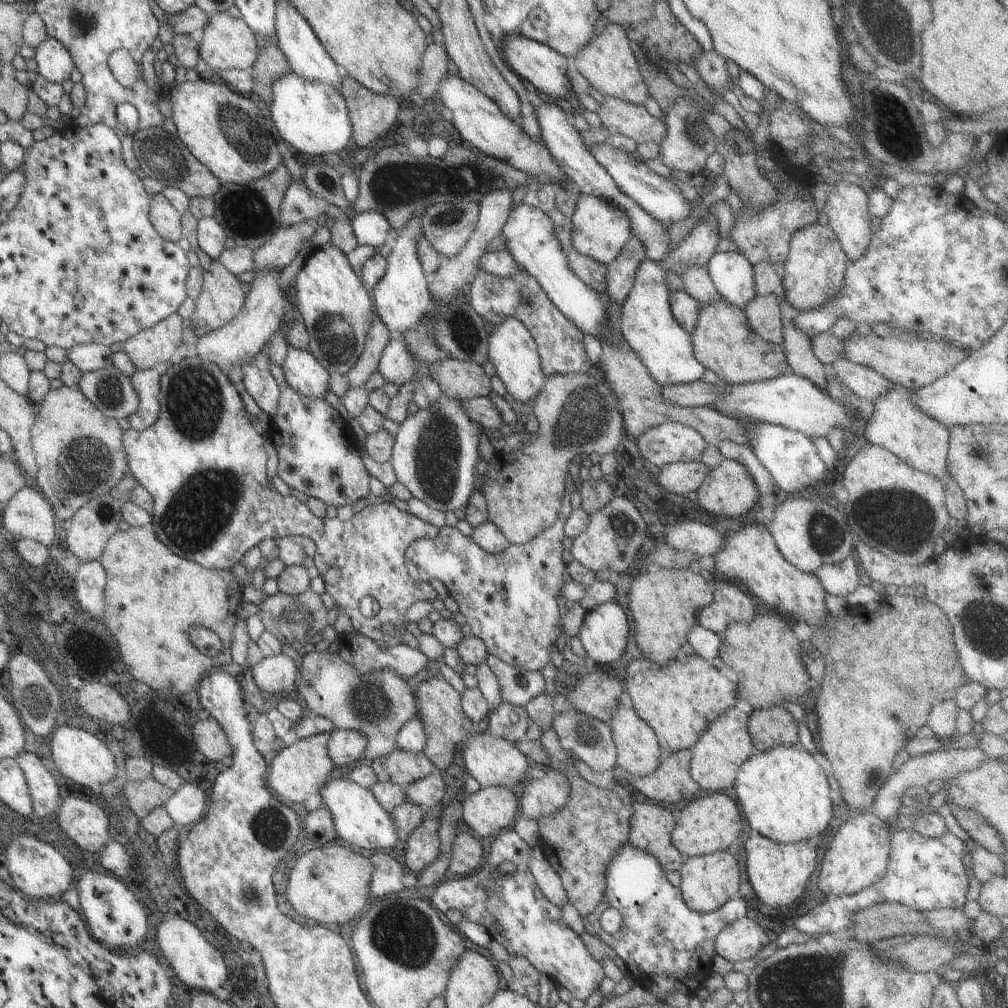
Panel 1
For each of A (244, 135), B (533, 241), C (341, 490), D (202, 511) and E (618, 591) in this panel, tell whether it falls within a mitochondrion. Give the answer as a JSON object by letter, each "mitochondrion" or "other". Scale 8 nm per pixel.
{"A":"mitochondrion","B":"other","C":"other","D":"mitochondrion","E":"other"}

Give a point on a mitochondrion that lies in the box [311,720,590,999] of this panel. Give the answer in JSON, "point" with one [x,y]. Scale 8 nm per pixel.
{"point":[406,936]}

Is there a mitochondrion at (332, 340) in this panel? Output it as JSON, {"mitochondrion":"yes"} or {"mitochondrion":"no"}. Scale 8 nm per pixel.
{"mitochondrion":"yes"}

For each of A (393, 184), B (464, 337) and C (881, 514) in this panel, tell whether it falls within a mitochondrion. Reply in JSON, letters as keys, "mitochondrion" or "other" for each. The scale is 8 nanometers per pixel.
{"A":"mitochondrion","B":"mitochondrion","C":"mitochondrion"}

